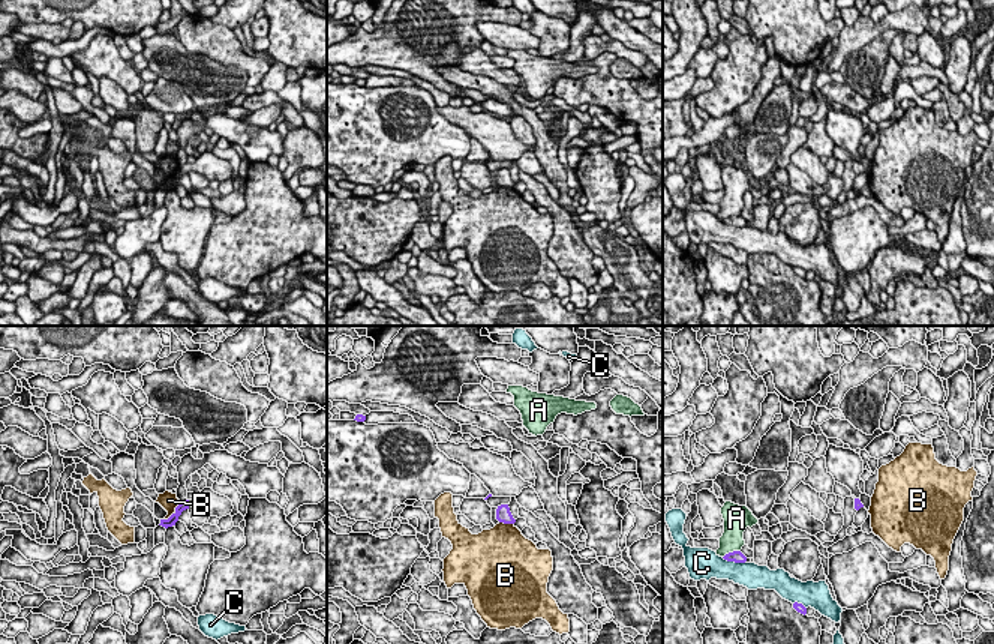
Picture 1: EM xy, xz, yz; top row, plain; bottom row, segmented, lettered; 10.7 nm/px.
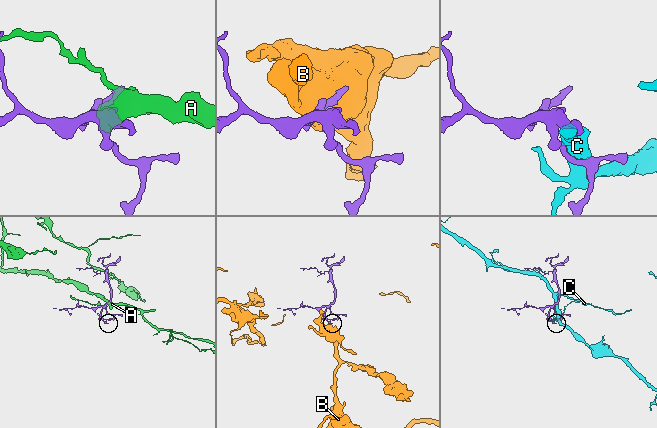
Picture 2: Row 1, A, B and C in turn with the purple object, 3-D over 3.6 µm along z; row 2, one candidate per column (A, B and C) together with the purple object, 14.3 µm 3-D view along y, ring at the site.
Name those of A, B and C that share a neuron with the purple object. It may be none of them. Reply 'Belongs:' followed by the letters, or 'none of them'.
Belongs: none of them

